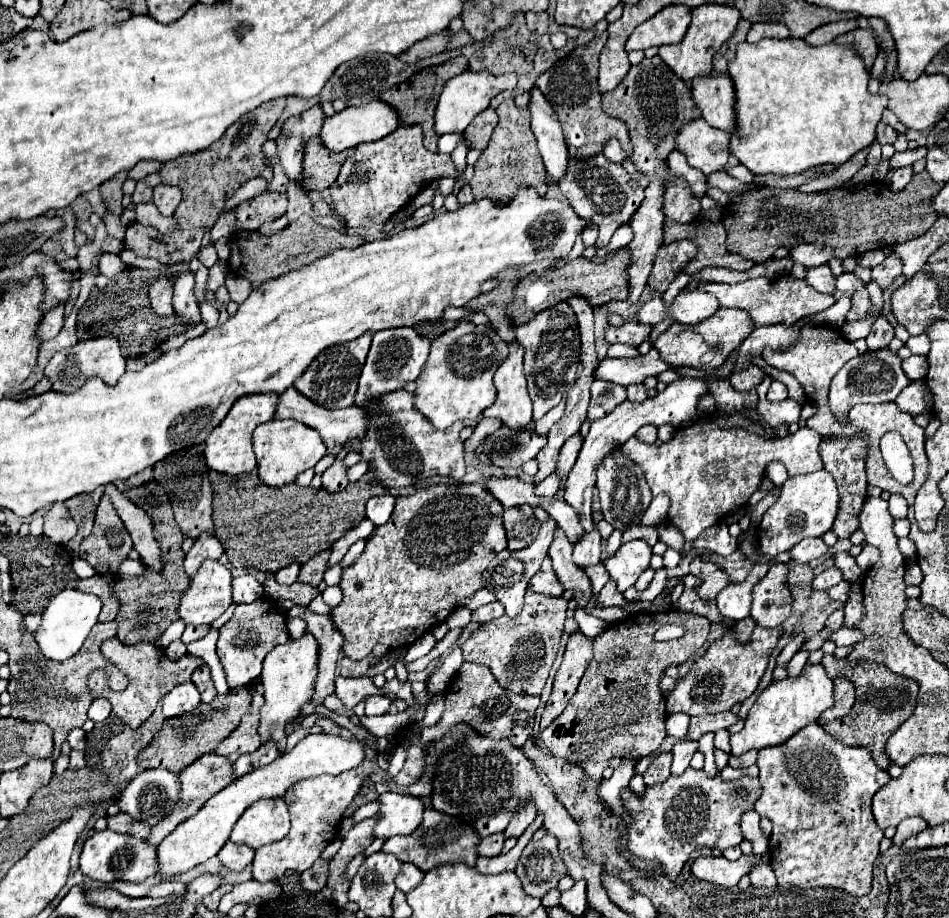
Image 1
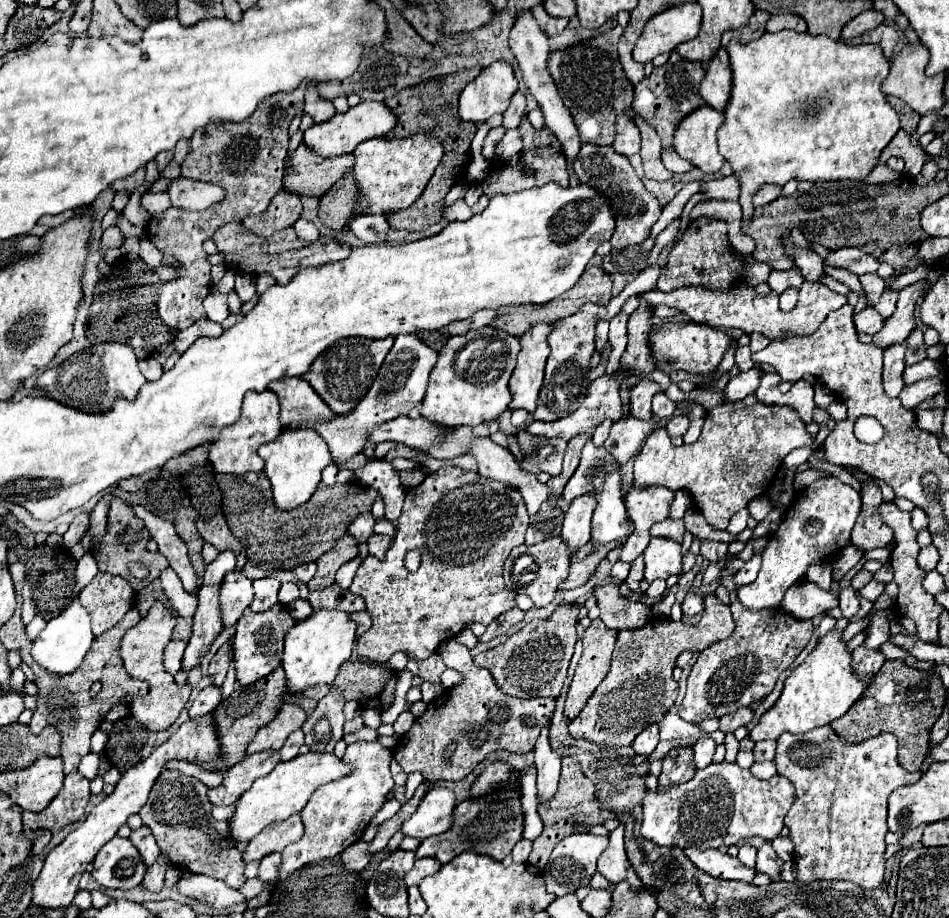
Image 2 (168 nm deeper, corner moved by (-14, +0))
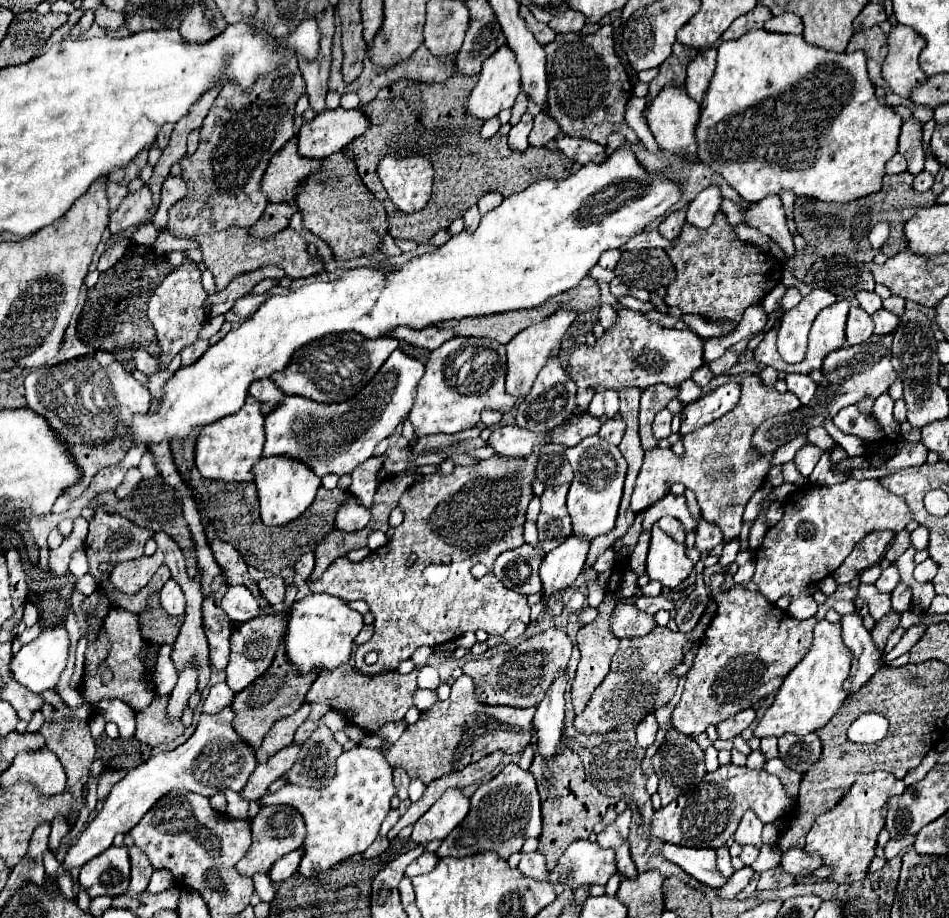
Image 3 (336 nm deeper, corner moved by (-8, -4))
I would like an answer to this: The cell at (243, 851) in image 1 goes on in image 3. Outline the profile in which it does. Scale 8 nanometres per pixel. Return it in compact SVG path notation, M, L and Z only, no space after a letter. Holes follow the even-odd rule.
M293 850L293 852L281 856L279 860L275 860L275 864L267 872L267 876L271 878L271 882L283 882L283 880L287 880L297 870L299 856L301 856L299 850Z

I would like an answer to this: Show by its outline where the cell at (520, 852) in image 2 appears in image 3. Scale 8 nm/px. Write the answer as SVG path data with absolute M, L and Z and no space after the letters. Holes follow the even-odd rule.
M521 852L521 862L519 870L525 876L537 878L537 880L547 880L547 870L545 870L545 858L539 852Z

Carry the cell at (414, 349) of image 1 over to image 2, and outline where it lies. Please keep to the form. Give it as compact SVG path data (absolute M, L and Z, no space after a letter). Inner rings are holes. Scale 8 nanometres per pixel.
M413 334L397 336L391 352L387 354L383 366L379 368L379 374L377 374L373 386L369 388L365 398L351 412L337 414L331 420L311 418L311 420L295 422L295 424L289 424L289 426L283 426L283 430L311 428L327 442L329 452L331 452L333 460L337 464L349 462L353 456L363 452L363 448L365 448L365 444L369 440L371 428L375 428L375 426L379 426L379 424L383 424L387 420L407 416L411 412L411 408L415 408L423 400L425 390L427 390L429 372L433 370L435 362L437 362L437 352L431 350L429 346L425 346L417 336L413 336Z

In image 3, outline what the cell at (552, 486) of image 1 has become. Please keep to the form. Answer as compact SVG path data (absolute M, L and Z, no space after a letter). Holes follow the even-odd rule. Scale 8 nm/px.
M589 436L581 440L577 446L567 448L565 452L575 476L567 494L567 510L573 520L573 528L577 534L593 540L595 536L609 534L615 528L615 518L623 494L623 480L625 480L625 458L621 456L617 446L607 444L599 436Z

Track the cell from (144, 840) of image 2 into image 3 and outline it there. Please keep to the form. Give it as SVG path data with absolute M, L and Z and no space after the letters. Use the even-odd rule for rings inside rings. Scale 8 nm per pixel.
M135 844L127 848L129 850L129 856L131 856L131 884L129 884L129 896L137 896L141 894L147 884L149 884L149 878L153 874L153 866L149 862L149 858L145 856L145 852L141 848L137 848Z

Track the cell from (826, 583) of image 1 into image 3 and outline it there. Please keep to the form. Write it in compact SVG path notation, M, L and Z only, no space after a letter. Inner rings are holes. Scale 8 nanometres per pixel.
M857 612L841 616L841 632L843 642L853 654L853 668L849 680L845 682L845 690L857 692L873 676L873 672L877 672L881 652L877 652L871 634L863 626L861 616Z

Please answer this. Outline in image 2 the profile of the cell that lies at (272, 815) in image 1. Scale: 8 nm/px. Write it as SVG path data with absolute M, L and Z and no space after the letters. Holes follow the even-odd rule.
M299 814L289 816L283 822L275 822L267 828L263 828L263 832L259 832L249 846L243 852L243 860L251 862L251 860L261 860L267 854L273 852L281 852L287 844L299 840L303 836L303 822Z

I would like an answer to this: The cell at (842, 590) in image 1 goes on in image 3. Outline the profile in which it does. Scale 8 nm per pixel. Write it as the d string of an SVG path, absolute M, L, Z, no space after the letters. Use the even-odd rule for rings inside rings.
M891 564L887 570L883 570L883 574L881 574L879 580L875 582L875 586L877 586L879 592L891 592L891 590L897 586L897 582L899 582L897 568L893 568L893 564Z

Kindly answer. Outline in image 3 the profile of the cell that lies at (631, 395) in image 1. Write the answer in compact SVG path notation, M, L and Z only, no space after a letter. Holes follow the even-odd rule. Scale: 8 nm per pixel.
M667 408L657 412L655 422L653 422L653 434L657 436L657 440L667 438L671 434L671 418L673 418L673 414Z

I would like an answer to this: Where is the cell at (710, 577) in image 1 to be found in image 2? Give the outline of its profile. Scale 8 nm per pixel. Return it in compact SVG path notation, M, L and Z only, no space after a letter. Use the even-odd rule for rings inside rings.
M703 540L701 542L701 556L707 562L717 562L727 554L727 542L715 542L715 540Z

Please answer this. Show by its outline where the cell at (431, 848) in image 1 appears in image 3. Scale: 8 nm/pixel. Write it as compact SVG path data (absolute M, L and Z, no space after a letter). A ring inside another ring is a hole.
M507 764L495 778L481 784L471 796L471 810L467 818L451 830L435 852L439 858L473 856L481 852L495 852L507 860L511 854L521 852L525 838L541 834L541 806L531 772L521 770L517 764Z

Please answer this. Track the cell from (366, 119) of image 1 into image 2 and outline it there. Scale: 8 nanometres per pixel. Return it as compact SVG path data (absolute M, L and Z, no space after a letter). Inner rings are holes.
M361 102L355 108L349 108L343 114L335 114L331 120L321 122L321 124L313 124L311 128L305 130L305 140L303 144L311 150L315 150L319 156L341 156L341 154L349 154L355 150L357 144L361 144L363 140L369 138L379 138L385 136L387 132L393 130L393 124L397 122L397 118L393 116L391 110L385 108L383 102Z

